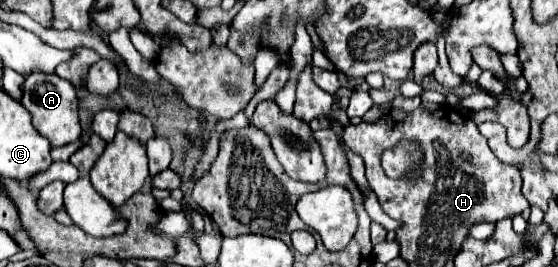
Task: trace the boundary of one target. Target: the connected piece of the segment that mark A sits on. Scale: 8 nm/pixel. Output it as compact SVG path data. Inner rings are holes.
M32 72L26 76L24 82L24 94L20 104L32 114L34 128L50 140L52 146L64 146L80 138L80 122L78 122L78 108L76 108L76 94L74 86L56 76L56 74L46 74L46 72Z

